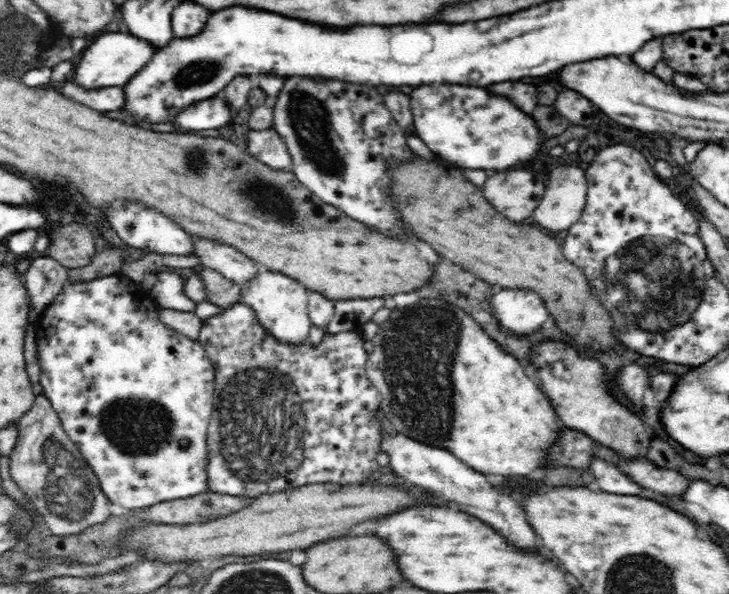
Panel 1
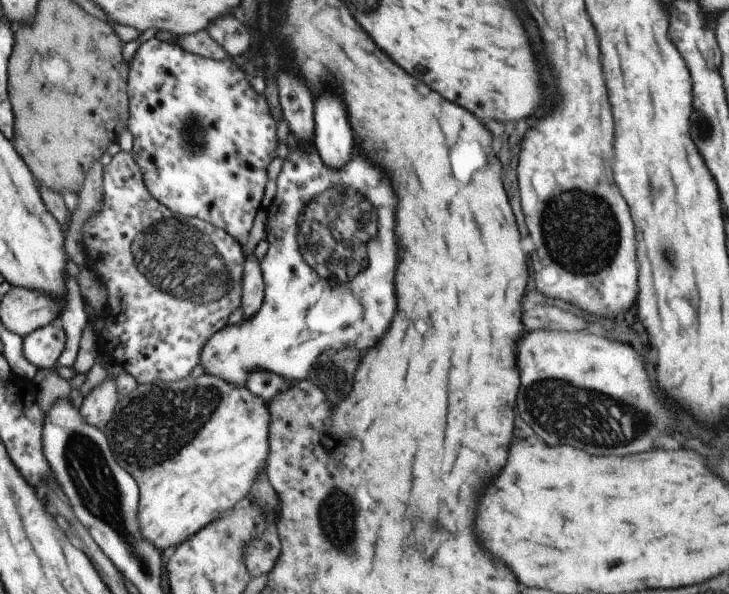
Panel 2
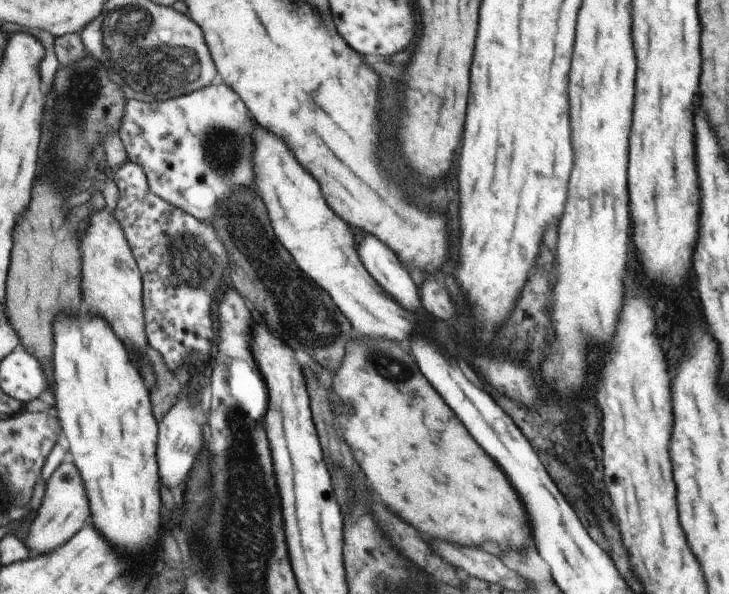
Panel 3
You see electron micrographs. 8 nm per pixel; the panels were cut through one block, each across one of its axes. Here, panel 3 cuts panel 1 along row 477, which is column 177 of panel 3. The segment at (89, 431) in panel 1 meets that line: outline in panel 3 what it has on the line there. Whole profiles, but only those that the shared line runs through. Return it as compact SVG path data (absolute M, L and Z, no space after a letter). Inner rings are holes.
M219 80L178 98L156 102L127 99L126 114L118 134L128 161L141 165L148 175L151 190L165 201L191 213L196 220L209 220L218 214L220 204L238 188L254 188L254 140L252 120L240 96Z

